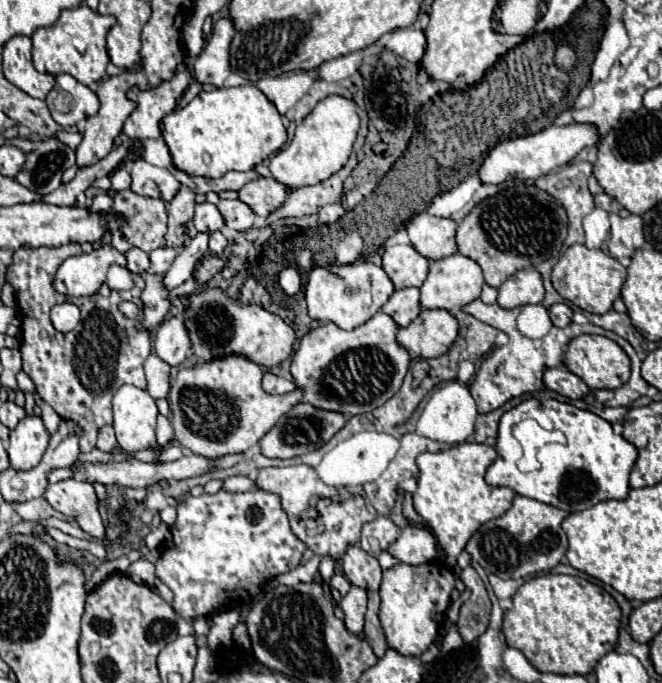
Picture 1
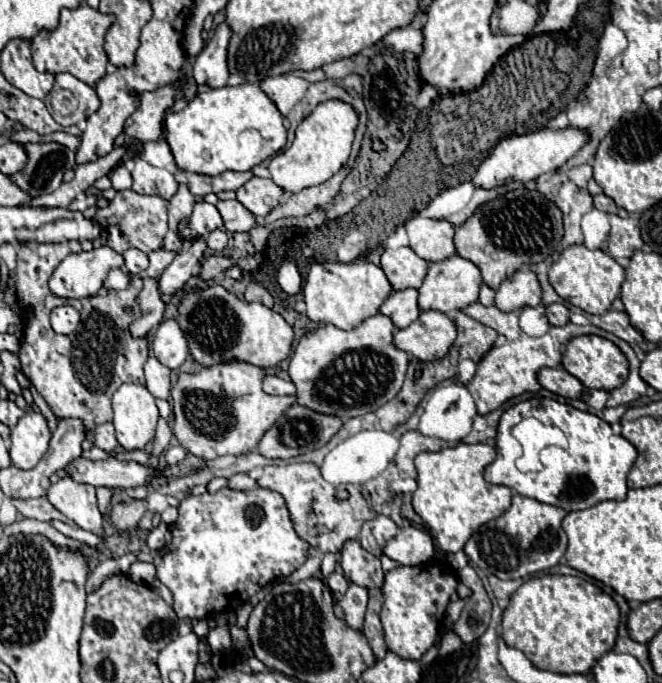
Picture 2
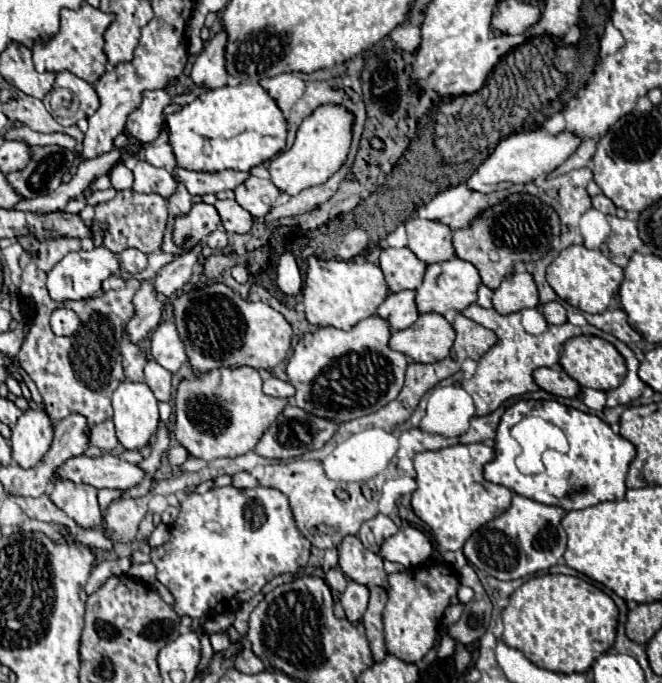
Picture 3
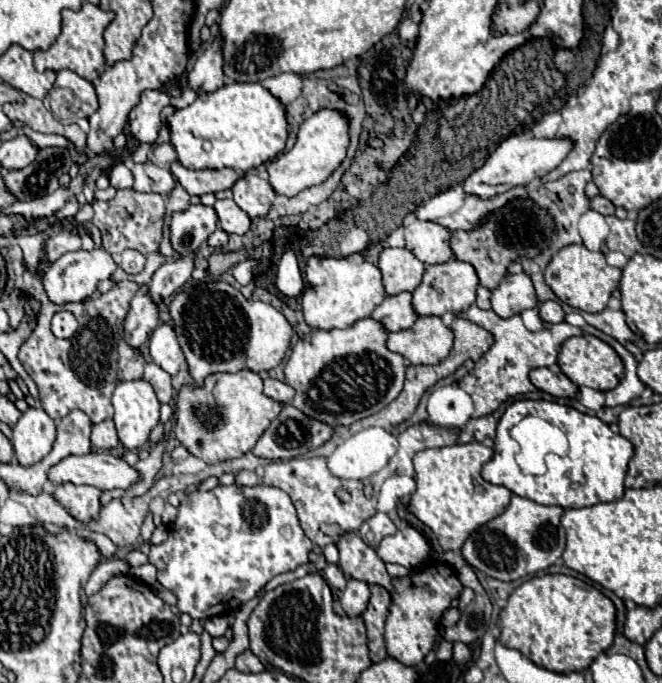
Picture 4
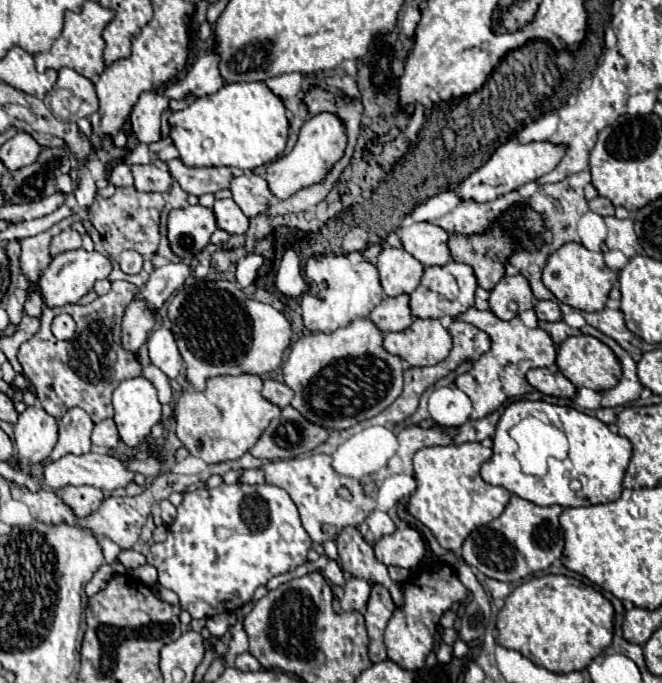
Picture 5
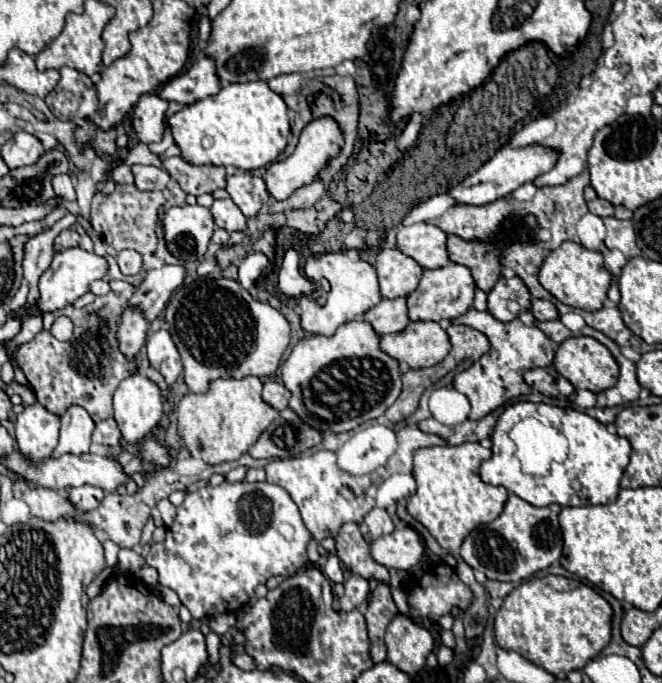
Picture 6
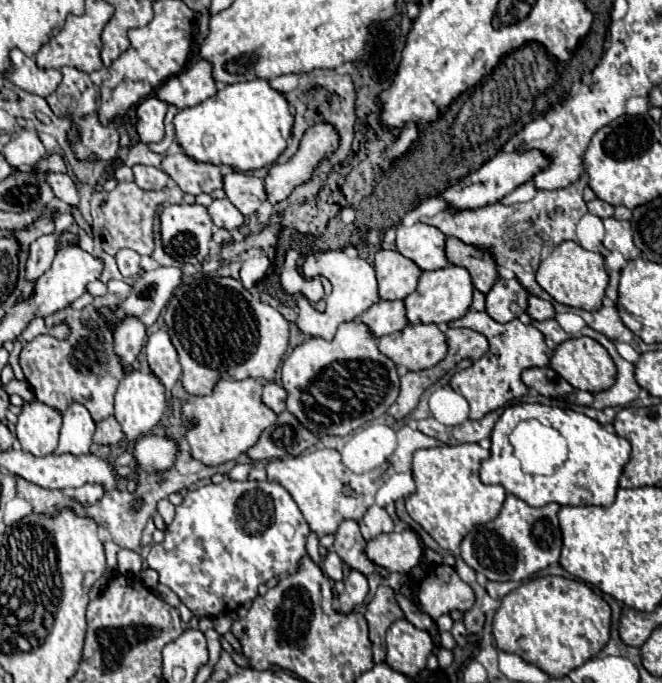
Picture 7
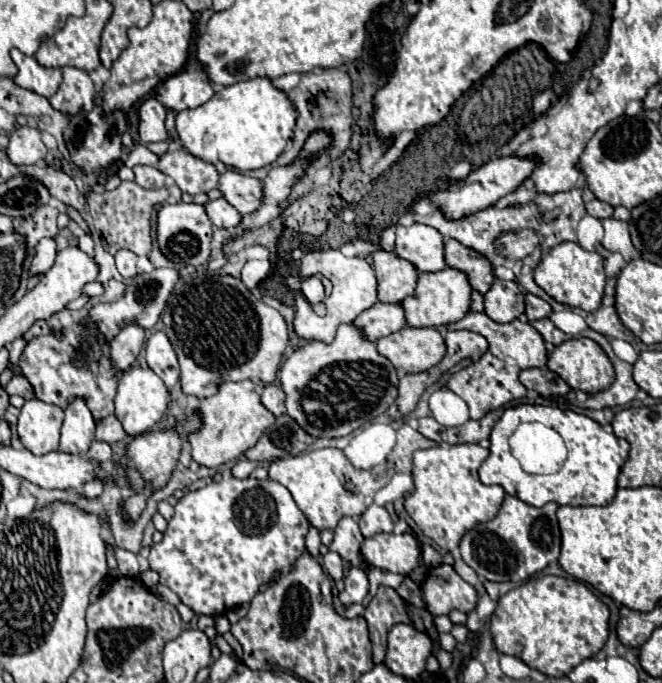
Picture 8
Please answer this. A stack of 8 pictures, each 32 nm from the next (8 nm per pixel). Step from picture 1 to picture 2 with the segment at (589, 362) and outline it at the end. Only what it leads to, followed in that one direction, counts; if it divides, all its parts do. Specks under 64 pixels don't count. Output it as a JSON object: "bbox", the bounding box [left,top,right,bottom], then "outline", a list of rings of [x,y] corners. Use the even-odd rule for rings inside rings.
{"bbox":[562,336,628,390],"outline":[[[576,336],[576,338],[572,338],[566,344],[566,352],[562,356],[562,366],[574,378],[578,378],[586,388],[596,388],[596,390],[614,390],[628,376],[626,356],[618,350],[616,344],[612,344],[610,340],[600,338],[600,336]]]}

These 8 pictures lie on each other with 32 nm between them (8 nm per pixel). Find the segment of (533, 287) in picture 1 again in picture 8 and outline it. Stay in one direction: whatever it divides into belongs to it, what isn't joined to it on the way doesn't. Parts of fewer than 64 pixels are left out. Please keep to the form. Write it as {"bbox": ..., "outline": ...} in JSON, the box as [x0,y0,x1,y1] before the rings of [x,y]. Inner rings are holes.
{"bbox":[484,280,524,322],"outline":[[[494,280],[492,288],[484,294],[484,312],[494,320],[494,322],[512,322],[524,312],[524,294],[516,282],[500,282]]]}

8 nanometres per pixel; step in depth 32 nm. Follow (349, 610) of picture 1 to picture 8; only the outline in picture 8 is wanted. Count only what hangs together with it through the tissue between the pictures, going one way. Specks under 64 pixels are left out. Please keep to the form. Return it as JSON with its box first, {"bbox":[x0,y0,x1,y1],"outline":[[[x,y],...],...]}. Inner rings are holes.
{"bbox":[338,566,368,606],"outline":[[[352,566],[344,578],[344,590],[338,594],[344,606],[360,604],[368,594],[368,576],[362,568]]]}

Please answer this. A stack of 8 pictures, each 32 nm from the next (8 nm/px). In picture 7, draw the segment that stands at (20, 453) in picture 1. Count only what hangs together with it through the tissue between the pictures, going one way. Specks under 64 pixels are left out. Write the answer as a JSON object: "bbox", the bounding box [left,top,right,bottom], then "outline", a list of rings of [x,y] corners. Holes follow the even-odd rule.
{"bbox":[16,400,62,456],"outline":[[[38,400],[26,402],[16,422],[16,436],[26,452],[46,456],[56,450],[62,412]]]}

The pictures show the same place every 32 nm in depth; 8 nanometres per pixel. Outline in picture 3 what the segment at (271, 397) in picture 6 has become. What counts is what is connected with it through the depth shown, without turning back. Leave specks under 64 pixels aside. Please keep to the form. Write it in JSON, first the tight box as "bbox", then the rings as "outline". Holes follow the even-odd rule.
{"bbox":[264,376,294,400],"outline":[[[264,376],[264,392],[266,392],[268,396],[274,396],[274,398],[288,398],[288,400],[294,396],[292,384],[282,382],[282,380],[274,378],[274,376]]]}

